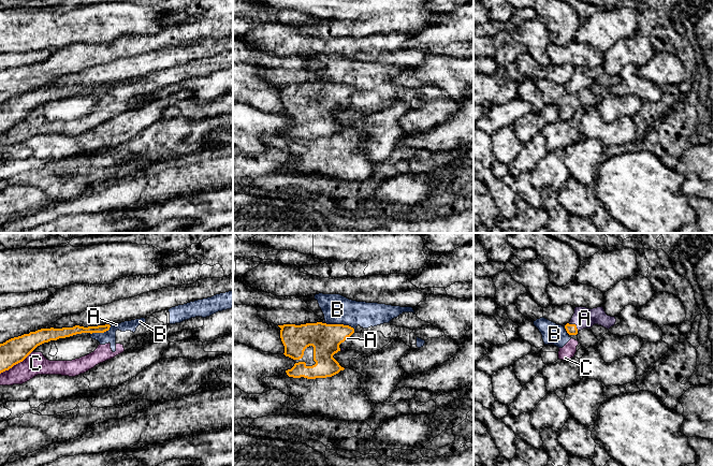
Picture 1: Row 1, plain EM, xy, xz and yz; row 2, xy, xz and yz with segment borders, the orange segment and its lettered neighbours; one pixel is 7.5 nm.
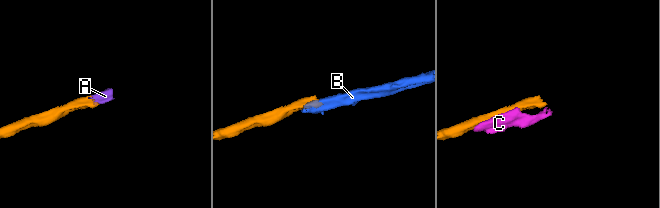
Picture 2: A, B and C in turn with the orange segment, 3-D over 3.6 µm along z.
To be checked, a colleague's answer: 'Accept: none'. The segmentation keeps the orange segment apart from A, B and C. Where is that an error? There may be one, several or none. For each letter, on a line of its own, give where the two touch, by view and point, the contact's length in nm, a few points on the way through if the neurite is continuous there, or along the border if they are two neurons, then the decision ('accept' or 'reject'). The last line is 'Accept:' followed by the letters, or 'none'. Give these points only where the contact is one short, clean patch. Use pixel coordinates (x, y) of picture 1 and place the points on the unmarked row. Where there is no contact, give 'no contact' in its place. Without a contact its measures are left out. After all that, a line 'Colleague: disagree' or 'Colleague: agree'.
A: contact yz (574, 84); length 100 nm; accept
B: contact xz (340, 84); length 240 nm; border xz (325, 82), (348, 84), (354, 90); reject
C: contact xy (16, 122); length 300 nm; reject
Accept: A
Colleague: disagree

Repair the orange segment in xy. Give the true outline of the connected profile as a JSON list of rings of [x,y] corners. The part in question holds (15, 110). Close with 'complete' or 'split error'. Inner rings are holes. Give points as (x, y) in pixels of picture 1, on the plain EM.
[[[110,84],[88,87],[79,85],[62,88],[50,87],[11,98],[0,103],[0,133],[23,121],[38,105],[44,102],[82,92],[104,92],[108,90],[110,87]]]; complete

